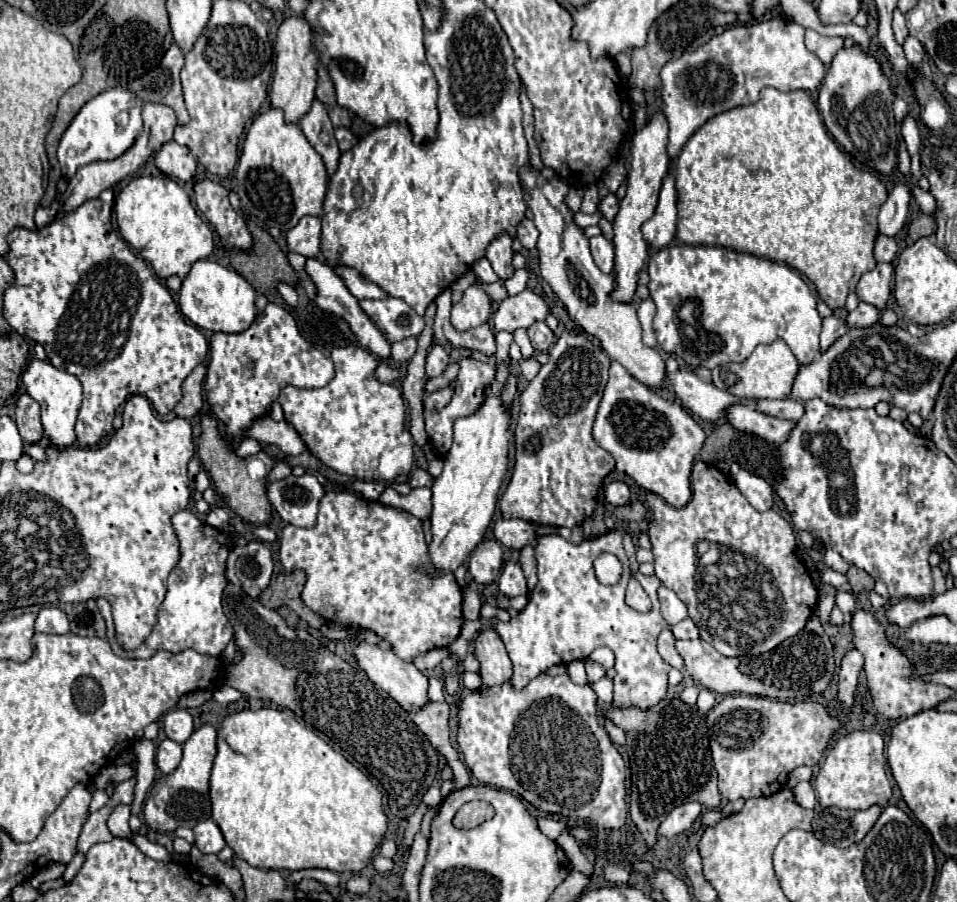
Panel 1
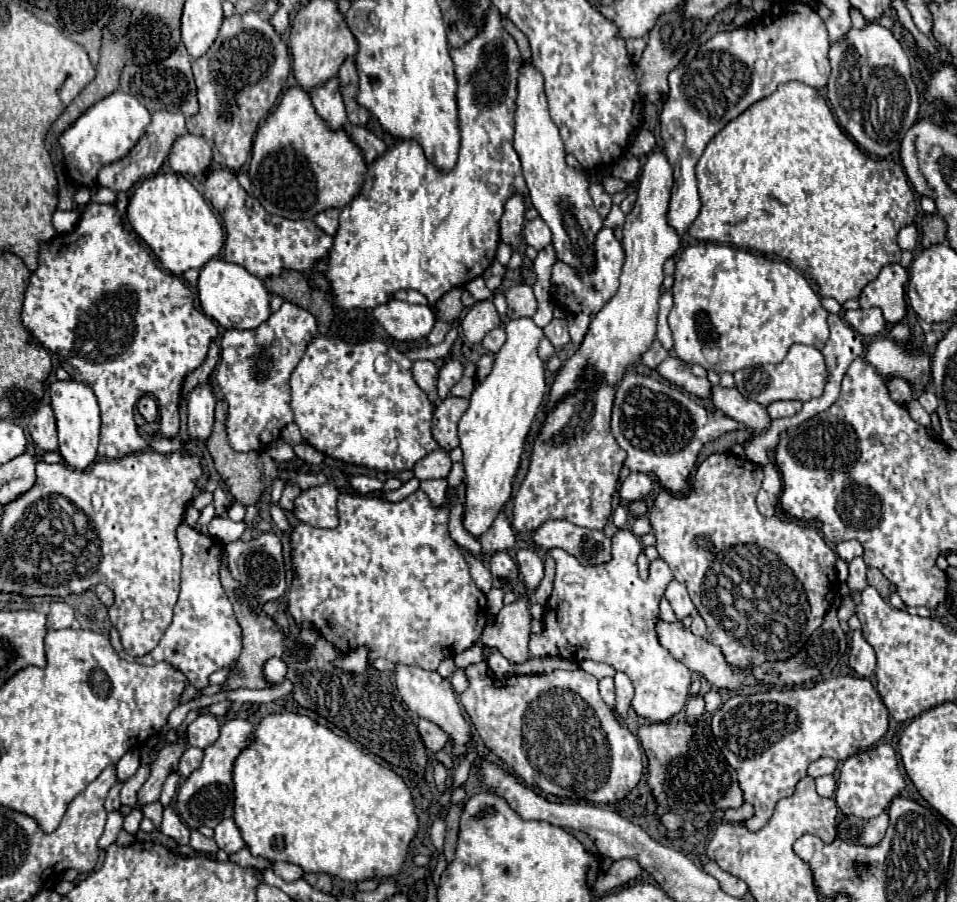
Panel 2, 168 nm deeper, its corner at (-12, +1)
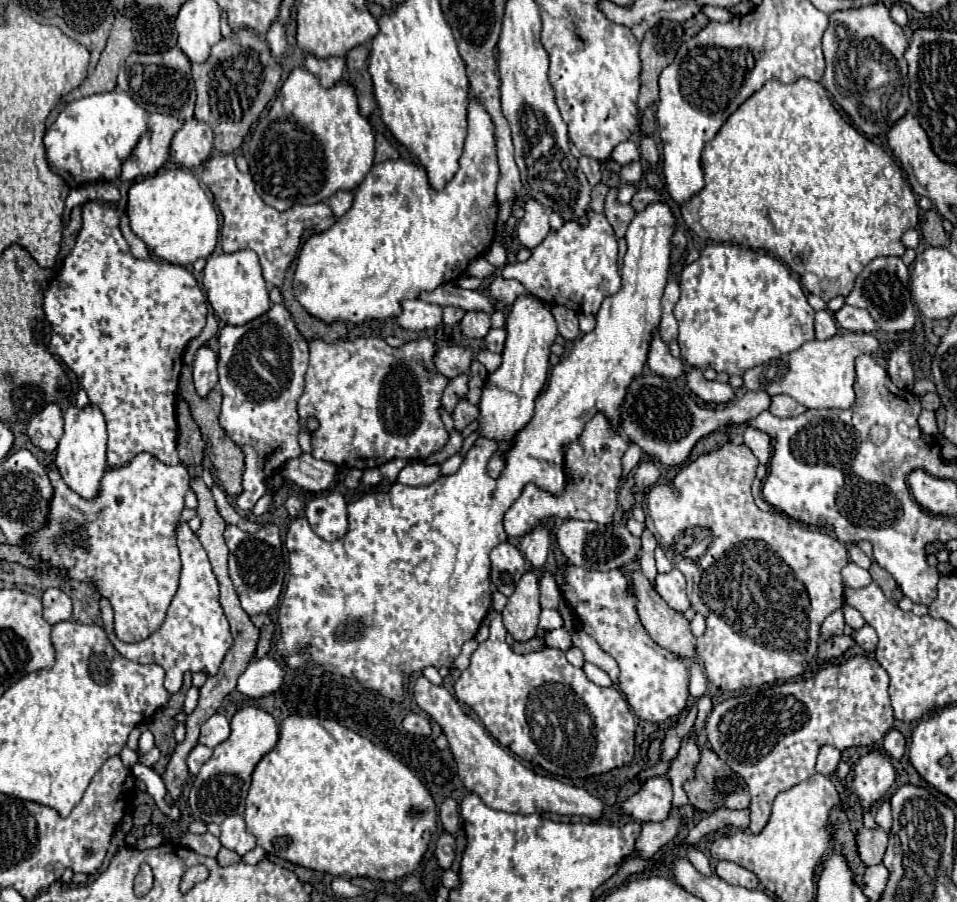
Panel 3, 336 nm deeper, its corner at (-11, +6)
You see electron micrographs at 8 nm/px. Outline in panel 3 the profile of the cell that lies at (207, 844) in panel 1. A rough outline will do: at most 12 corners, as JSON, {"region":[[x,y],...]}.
{"region":[[242,815],[228,817],[220,843],[238,855],[256,847]]}

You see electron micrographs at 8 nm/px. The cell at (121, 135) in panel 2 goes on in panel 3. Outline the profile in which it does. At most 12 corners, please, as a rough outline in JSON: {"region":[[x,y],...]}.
{"region":[[124,91],[68,103],[44,135],[70,187],[116,181],[148,113]]}

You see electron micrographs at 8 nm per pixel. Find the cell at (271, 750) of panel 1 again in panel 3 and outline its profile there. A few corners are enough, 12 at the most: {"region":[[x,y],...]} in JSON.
{"region":[[295,714],[252,775],[260,847],[382,881],[438,817],[392,753]]}

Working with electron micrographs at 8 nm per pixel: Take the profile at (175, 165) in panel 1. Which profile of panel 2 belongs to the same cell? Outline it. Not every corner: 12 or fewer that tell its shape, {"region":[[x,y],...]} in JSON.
{"region":[[185,134],[169,152],[169,166],[195,176],[211,164],[211,142]]}

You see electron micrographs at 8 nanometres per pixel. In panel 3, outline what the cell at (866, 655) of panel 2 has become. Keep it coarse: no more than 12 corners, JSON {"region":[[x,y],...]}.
{"region":[[864,625],[854,639],[866,653],[878,645],[874,627]]}

